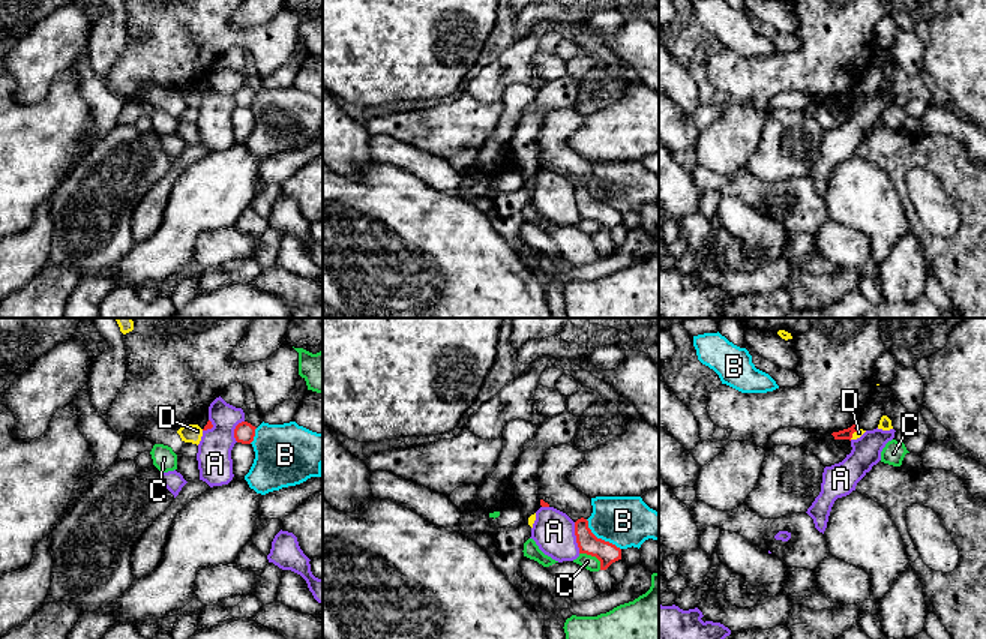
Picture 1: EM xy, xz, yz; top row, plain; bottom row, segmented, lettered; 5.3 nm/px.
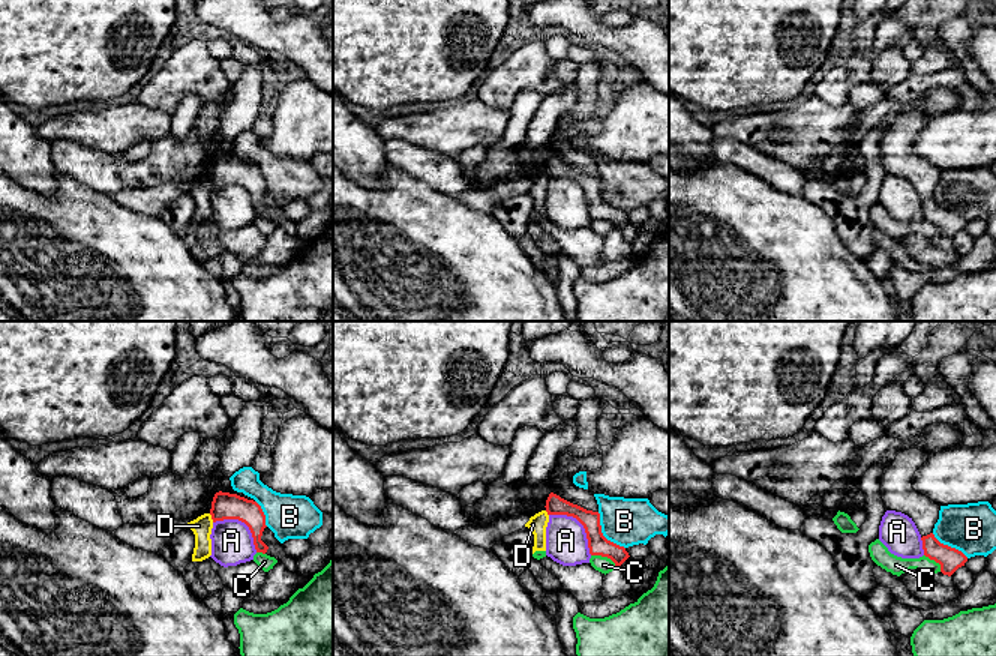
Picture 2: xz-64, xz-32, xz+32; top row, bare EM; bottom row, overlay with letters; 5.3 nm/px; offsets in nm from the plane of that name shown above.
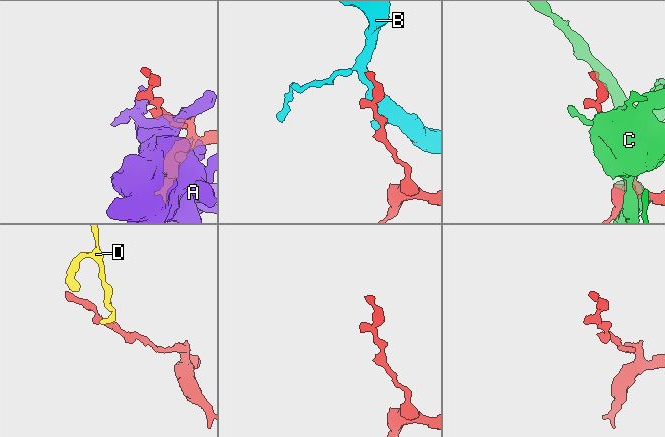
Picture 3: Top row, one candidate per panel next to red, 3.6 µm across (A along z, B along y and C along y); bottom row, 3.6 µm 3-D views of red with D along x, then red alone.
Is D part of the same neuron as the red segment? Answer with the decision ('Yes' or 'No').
No

